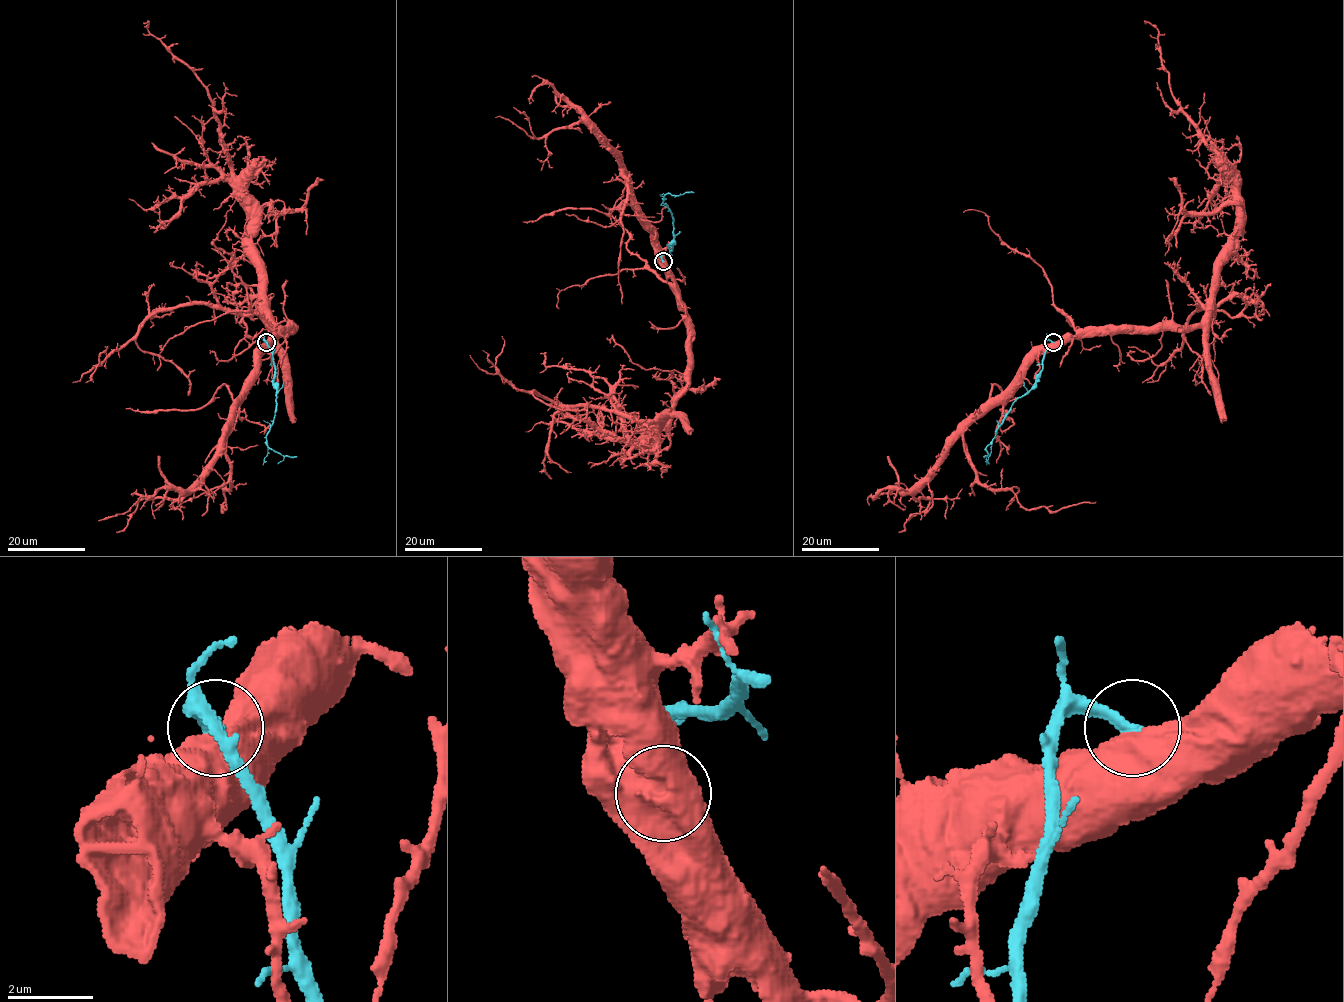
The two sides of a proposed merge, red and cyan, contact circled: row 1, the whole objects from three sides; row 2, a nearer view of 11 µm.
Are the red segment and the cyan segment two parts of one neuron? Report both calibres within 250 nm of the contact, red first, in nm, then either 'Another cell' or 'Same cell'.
Thickness 700 nm (red) against 320 nm. Another cell

